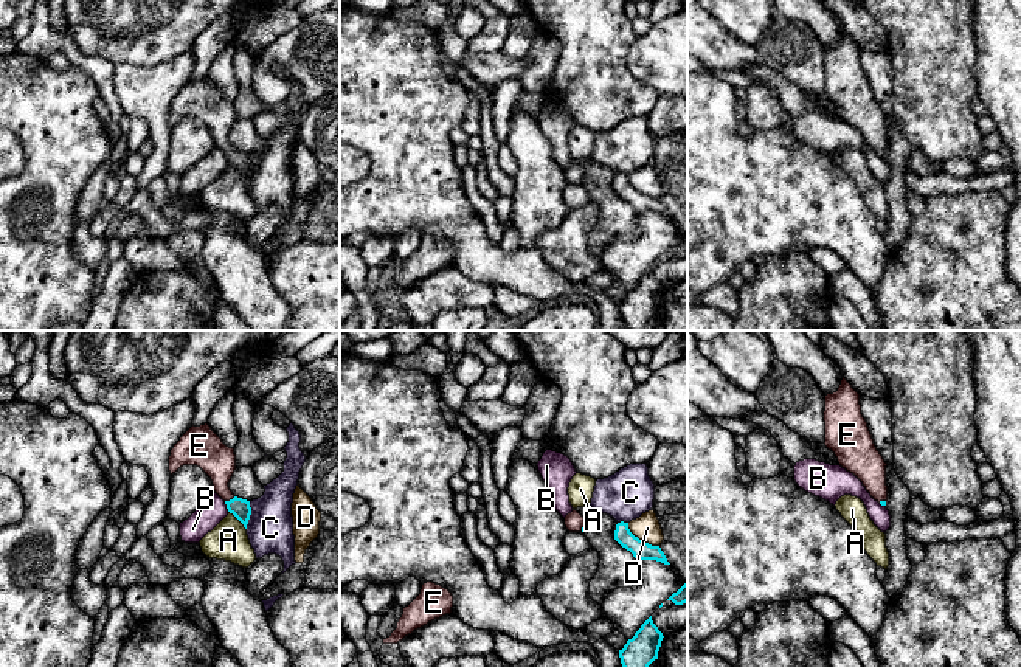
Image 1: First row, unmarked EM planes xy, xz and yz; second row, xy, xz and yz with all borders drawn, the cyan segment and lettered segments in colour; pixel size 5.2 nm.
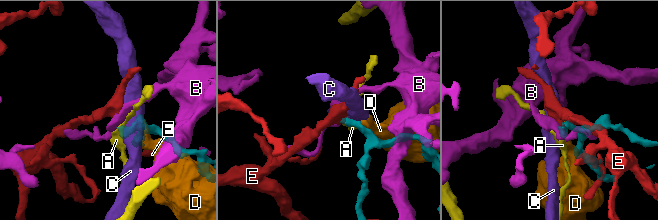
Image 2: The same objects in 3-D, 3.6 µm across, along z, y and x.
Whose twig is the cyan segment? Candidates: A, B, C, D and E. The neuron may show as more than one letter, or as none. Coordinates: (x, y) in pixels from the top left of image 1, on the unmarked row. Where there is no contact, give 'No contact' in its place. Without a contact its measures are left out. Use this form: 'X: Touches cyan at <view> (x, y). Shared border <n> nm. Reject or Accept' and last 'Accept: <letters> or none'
A: Touches cyan at xy (238, 171). Shared border 140 nm. Reject
B: Touches cyan at xy (227, 158). Shared border 60 nm. Reject
C: Touches cyan at xy (250, 166). Shared border 150 nm. Reject
D: Touches cyan at xz (641, 193). Shared border 200 nm. Reject
E: Touches cyan at xy (230, 152). Shared border 60 nm. Accept
Accept: E

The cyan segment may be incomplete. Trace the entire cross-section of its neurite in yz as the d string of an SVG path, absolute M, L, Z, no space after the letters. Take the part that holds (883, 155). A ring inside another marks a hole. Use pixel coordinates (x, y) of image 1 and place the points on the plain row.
M843 29L836 45L825 48L825 99L843 121L853 126L881 158L888 154L886 115L861 67L860 47Z

